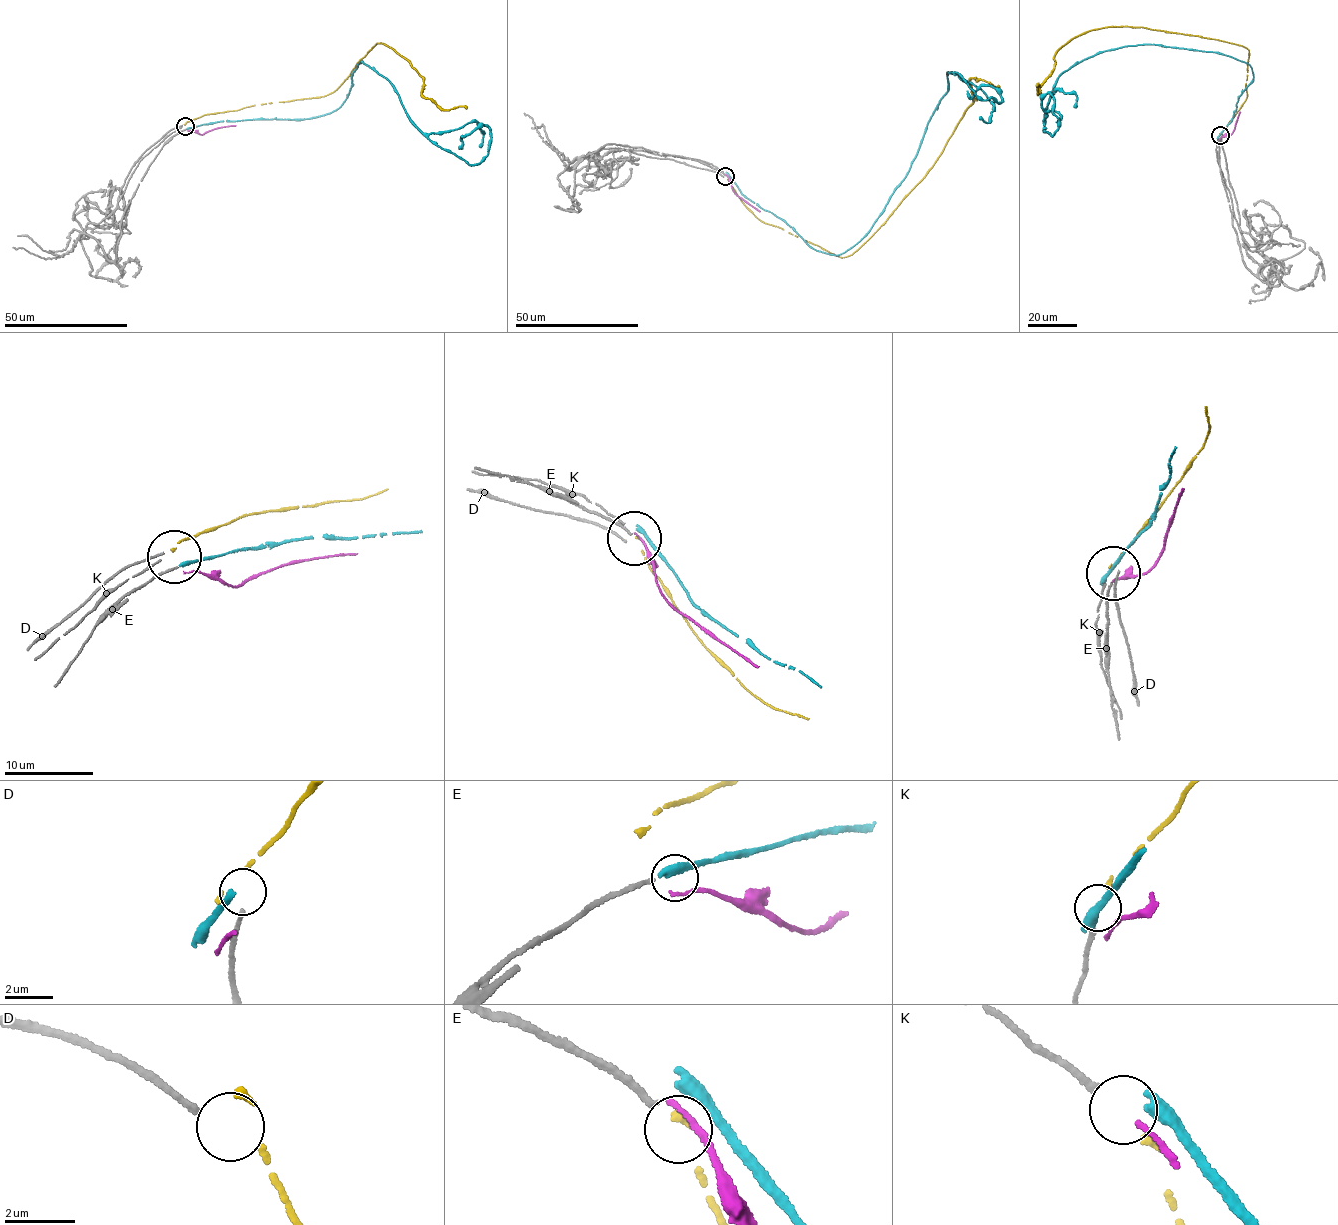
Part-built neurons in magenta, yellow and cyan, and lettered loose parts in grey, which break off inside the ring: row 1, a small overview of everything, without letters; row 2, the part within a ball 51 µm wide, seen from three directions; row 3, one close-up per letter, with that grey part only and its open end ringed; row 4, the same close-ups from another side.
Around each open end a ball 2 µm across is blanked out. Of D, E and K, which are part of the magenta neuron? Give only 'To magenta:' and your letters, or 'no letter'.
To magenta: no letter

